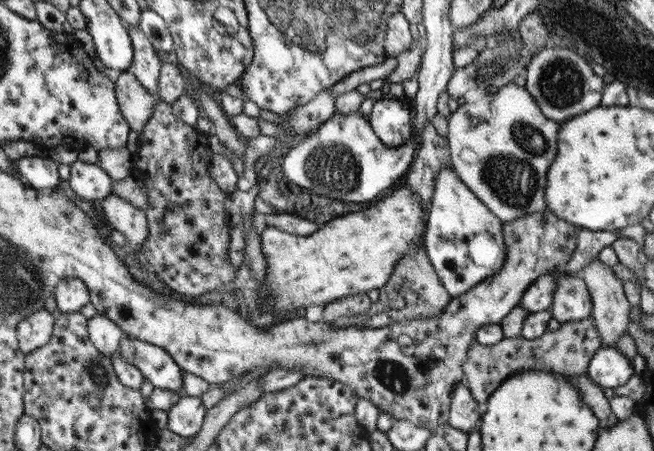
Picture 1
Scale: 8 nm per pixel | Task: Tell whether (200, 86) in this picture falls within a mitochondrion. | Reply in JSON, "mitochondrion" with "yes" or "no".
{"mitochondrion":"no"}

